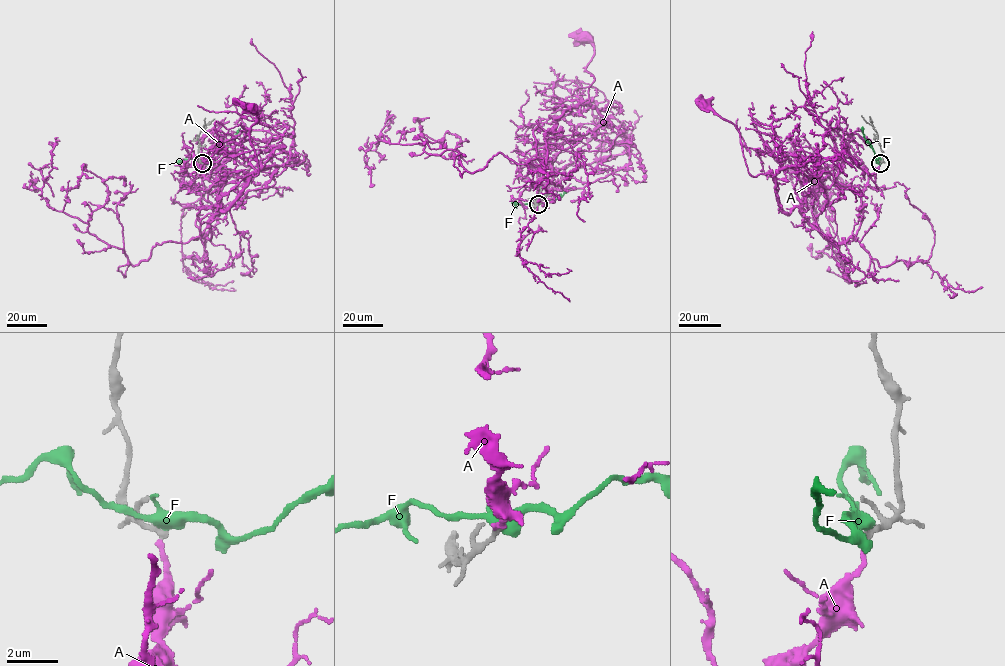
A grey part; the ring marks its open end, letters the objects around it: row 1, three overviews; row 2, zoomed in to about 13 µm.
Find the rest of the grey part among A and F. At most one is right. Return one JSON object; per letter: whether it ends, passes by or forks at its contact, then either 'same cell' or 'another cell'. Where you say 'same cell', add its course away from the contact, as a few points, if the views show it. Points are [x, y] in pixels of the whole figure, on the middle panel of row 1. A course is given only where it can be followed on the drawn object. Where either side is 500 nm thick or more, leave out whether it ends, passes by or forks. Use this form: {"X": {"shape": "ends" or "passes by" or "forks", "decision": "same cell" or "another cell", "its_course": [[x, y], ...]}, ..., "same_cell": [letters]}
{"A": {"shape": "ends", "decision": "same cell", "its_course": [[538, 203], [532, 184], [545, 167], [545, 137], [589, 101], [594, 45], [584, 37]]}, "F": {"shape": "forks", "decision": "another cell"}, "same_cell": ["A"]}

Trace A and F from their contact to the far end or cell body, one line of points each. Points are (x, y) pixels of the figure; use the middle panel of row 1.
A: (538, 203), (532, 184), (545, 167), (545, 137), (589, 101), (594, 45), (584, 37)
F: (538, 203), (559, 198), (566, 189), (576, 187)

